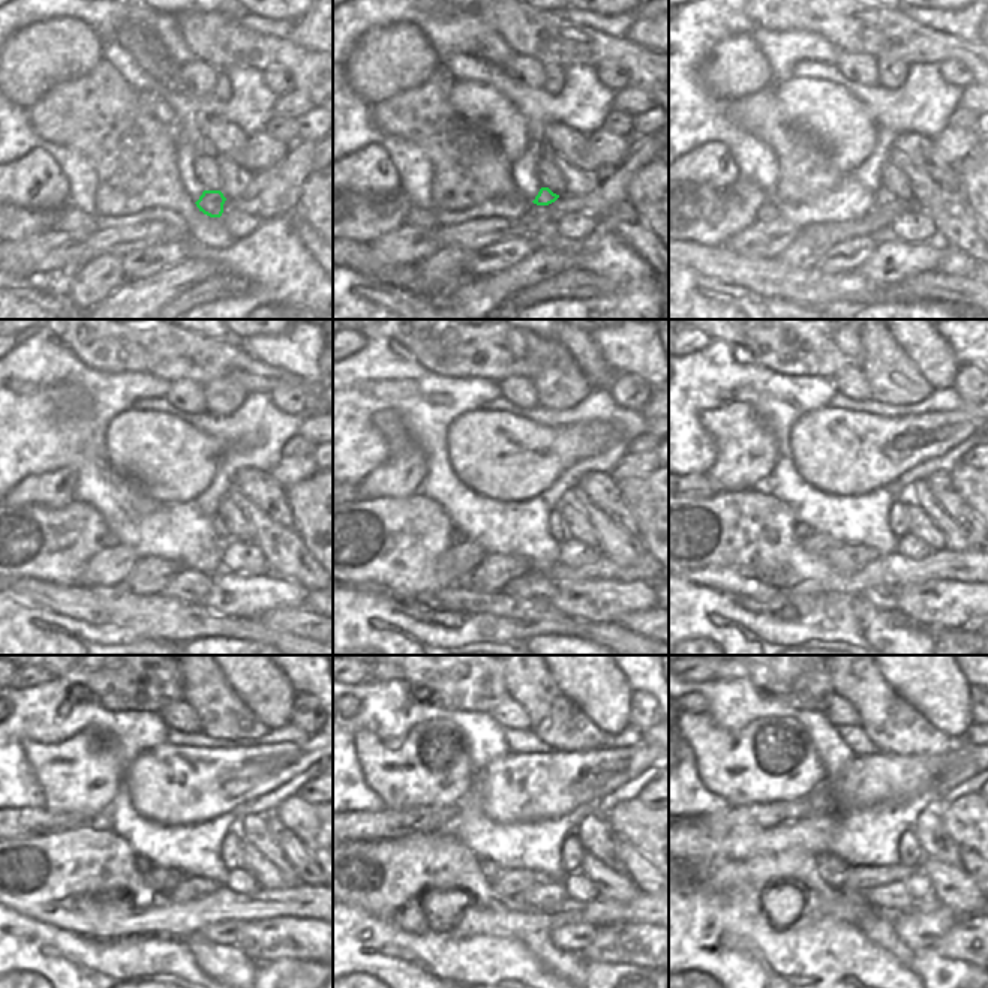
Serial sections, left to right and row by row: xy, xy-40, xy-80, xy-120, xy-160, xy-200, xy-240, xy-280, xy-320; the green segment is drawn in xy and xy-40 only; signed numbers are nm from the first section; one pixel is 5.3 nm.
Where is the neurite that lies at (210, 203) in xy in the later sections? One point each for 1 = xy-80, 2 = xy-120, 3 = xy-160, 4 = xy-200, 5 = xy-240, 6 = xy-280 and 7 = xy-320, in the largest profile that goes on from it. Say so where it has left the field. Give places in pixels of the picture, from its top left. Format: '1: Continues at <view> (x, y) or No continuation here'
1: Continues at xy-80 (882, 197)
2: Continues at xy-120 (224, 535)
3: Continues at xy-160 (556, 525)
4: Continues at xy-200 (898, 520)
5: Continues at xy-240 (231, 846)
6: Continues at xy-280 (573, 852)
7: Continues at xy-320 (910, 853).

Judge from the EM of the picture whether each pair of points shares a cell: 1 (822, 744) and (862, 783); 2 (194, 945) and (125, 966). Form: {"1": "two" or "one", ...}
{"1": "two", "2": "two"}

